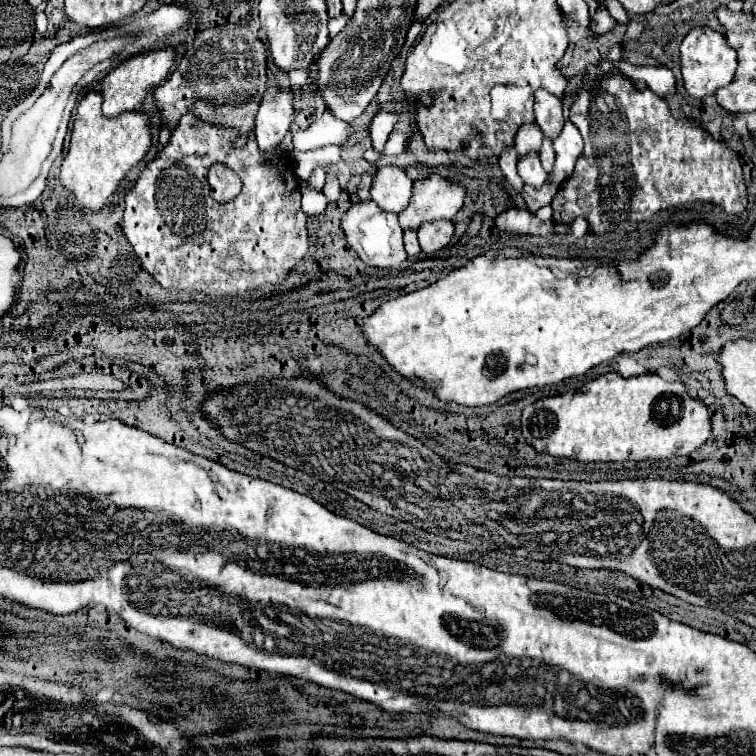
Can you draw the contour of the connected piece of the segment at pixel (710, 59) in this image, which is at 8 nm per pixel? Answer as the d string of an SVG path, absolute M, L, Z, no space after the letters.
M708 26L694 28L686 34L680 46L680 60L682 60L684 88L694 98L704 98L708 94L714 94L718 88L730 84L738 66L736 52L726 44L726 38Z

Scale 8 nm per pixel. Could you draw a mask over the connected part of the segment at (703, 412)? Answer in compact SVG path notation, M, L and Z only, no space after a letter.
M608 372L588 384L586 392L564 392L524 408L522 434L542 454L580 462L664 460L688 456L712 434L710 410L690 398L680 380L668 382L658 374L622 378Z

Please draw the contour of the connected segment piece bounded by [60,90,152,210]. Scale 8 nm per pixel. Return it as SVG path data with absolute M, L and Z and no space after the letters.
M90 90L78 104L76 108L76 118L74 118L74 126L72 126L72 138L70 138L70 148L68 154L62 162L62 170L60 170L60 180L62 184L72 190L72 194L76 196L78 204L82 208L88 210L100 210L106 202L106 198L118 188L120 180L128 174L128 170L140 162L144 158L144 154L148 152L150 144L152 144L152 122L150 116L144 110L130 110L126 114L120 114L118 118L106 118L102 114L102 94L96 90Z

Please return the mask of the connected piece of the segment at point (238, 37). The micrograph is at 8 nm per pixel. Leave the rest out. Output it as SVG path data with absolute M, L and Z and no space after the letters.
M216 26L200 32L192 44L192 58L184 56L166 82L152 88L160 106L162 124L170 124L174 128L182 114L192 112L208 124L240 130L238 144L246 144L246 136L254 128L254 118L264 90L266 46L256 34L242 26Z

